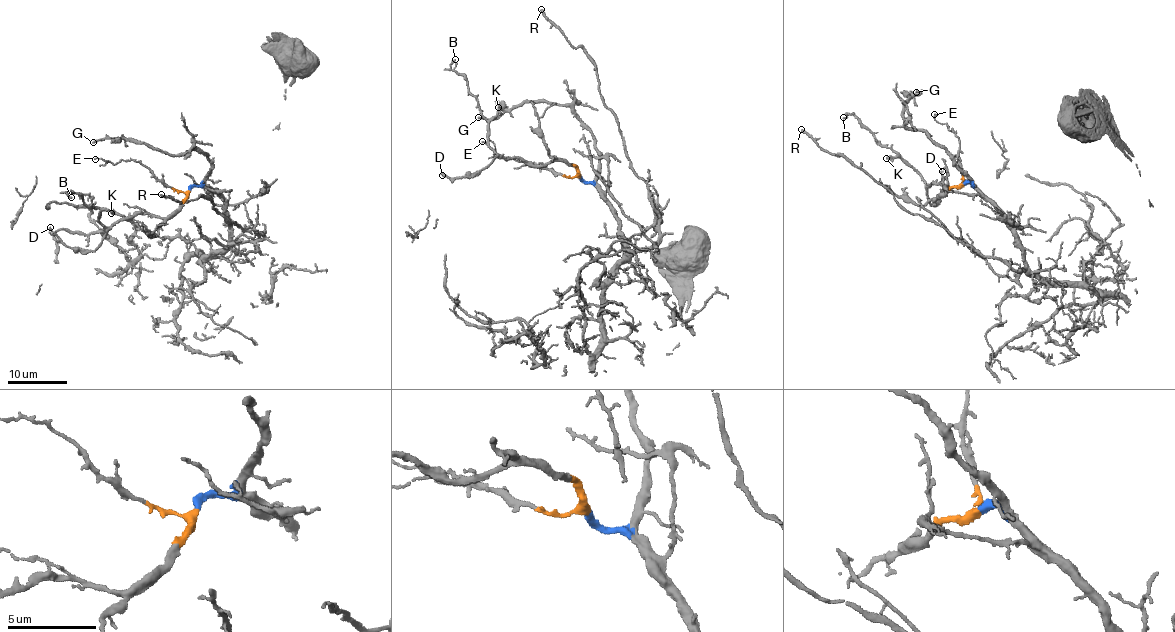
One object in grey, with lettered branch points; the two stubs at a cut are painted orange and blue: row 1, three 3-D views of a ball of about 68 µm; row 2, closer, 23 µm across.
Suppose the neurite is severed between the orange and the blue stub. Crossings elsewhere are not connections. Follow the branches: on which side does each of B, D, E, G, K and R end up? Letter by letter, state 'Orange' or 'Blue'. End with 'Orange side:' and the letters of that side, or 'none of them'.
B: Orange
D: Orange
E: Orange
G: Blue
K: Orange
R: Blue
Orange side: B, D, E, K

